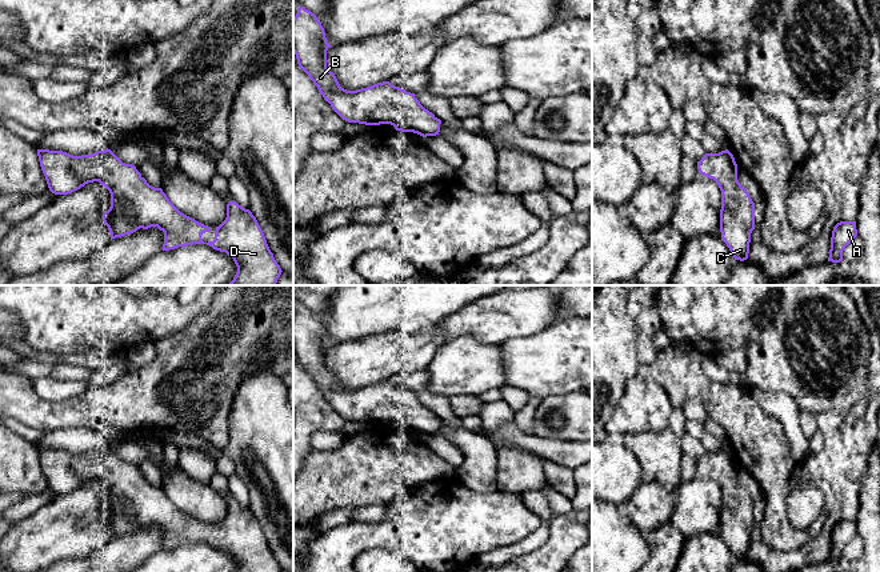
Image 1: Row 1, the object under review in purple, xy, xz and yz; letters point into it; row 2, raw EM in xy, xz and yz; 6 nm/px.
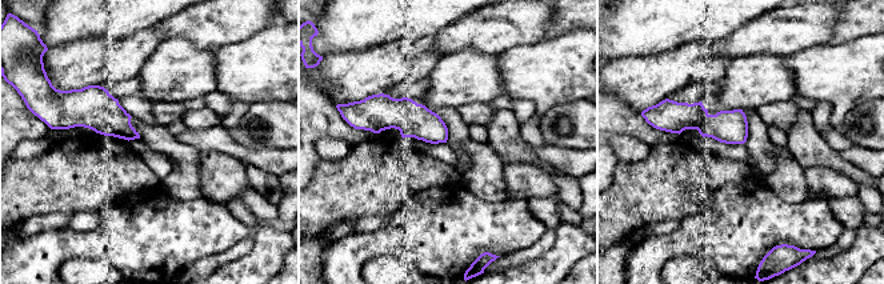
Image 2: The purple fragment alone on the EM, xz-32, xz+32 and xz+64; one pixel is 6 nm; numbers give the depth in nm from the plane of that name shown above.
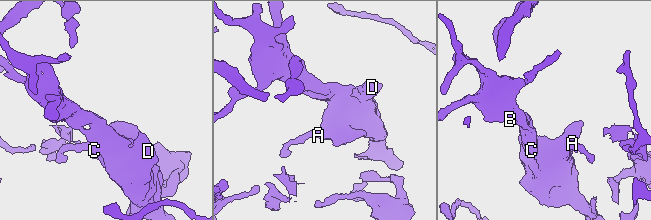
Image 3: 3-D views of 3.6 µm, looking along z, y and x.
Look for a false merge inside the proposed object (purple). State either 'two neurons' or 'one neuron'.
one neuron

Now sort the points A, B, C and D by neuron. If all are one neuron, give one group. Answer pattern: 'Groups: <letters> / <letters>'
Groups: A B C D

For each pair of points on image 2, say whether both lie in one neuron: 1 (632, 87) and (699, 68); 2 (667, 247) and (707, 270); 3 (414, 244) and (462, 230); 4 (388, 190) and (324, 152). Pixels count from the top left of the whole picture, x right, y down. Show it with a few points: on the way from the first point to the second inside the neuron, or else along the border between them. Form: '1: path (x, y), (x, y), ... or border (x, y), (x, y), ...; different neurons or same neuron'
1: path (648, 79), (674, 68), (683, 68); same neuron
2: border (682, 255), (671, 258), (660, 270); different neurons
3: path (426, 239), (443, 239), (450, 232); same neuron
4: border (352, 147), (340, 159), (319, 159); different neurons

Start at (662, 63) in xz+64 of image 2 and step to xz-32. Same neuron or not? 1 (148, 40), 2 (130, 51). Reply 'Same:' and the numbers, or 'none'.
Same: 1, 2

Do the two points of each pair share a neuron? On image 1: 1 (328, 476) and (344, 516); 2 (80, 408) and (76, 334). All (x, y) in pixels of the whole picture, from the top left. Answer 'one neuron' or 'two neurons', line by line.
1: two neurons
2: two neurons

